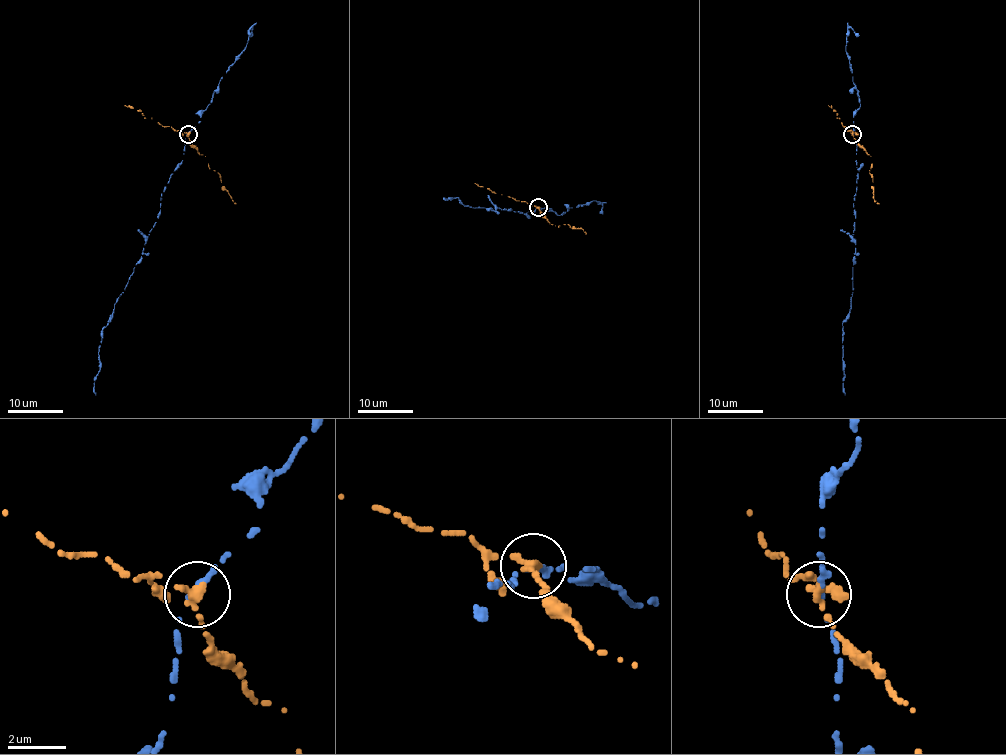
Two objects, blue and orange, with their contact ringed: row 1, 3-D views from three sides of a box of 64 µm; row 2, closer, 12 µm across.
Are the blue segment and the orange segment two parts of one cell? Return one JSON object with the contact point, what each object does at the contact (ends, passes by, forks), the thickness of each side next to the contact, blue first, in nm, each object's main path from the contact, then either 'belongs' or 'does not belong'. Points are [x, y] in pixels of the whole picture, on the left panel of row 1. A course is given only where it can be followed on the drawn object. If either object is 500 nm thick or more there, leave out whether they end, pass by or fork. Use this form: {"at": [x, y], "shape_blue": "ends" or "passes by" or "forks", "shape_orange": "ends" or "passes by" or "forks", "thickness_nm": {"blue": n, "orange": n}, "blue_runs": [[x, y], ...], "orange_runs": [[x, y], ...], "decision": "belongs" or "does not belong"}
{"at": [188, 134], "shape_blue": "ends", "shape_orange": "passes by", "thickness_nm": {"blue": 240, "orange": 260}, "blue_runs": [[189, 133], [182, 163], [161, 193], [160, 214], [141, 259], [103, 329], [96, 395]], "orange_runs": [[189, 133], [189, 140], [200, 154], [205, 156], [208, 167], [218, 172], [222, 186], [236, 203]], "decision": "does not belong"}

